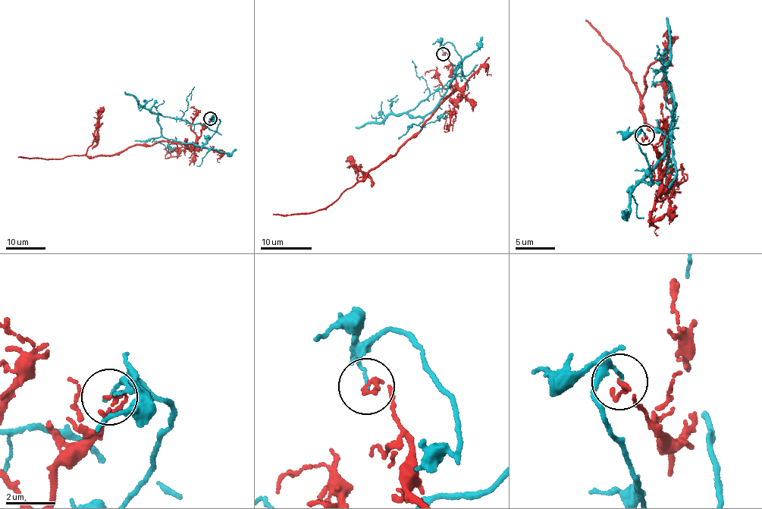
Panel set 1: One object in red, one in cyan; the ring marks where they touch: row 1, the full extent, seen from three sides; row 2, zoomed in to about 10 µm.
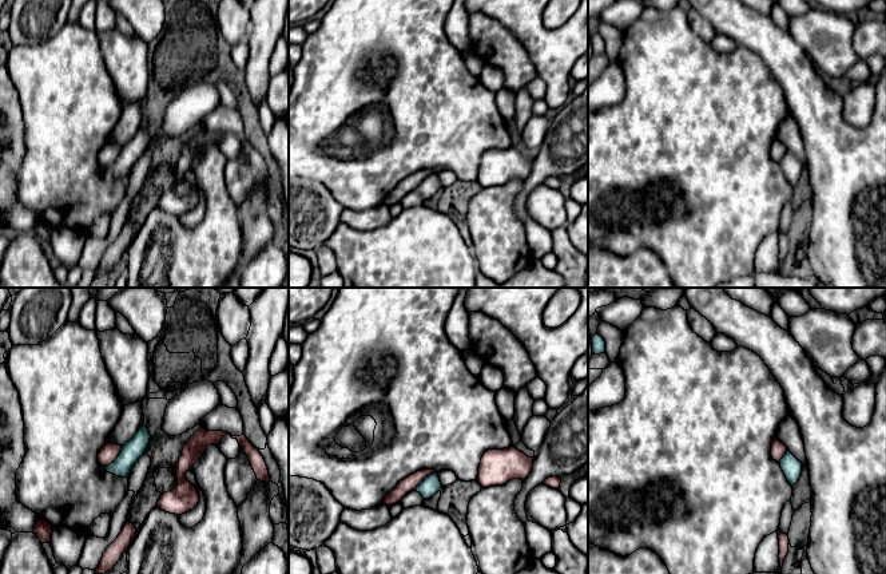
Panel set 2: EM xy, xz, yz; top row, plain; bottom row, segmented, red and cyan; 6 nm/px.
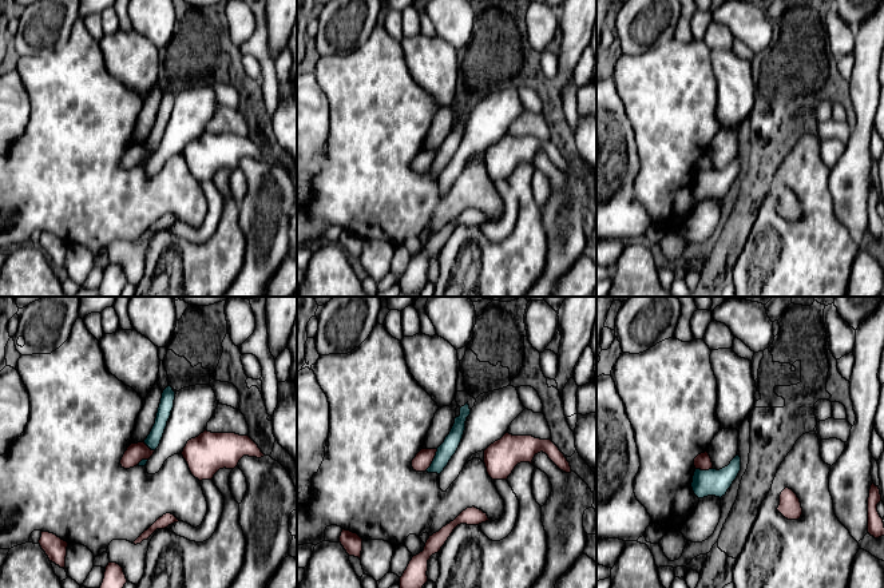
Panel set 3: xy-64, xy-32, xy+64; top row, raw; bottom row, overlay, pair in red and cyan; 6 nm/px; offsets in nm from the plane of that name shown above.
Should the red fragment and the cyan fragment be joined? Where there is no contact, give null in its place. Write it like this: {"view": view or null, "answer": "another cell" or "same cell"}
{"view": "xy", "answer": "another cell"}

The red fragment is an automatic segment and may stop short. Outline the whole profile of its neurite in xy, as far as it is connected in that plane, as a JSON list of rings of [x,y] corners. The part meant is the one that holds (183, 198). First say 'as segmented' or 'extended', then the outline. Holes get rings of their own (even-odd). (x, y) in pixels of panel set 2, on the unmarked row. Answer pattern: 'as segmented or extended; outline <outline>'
as segmented; outline [[[200,128],[187,140],[176,162],[178,185],[174,190],[162,194],[155,207],[170,214],[182,215],[198,205],[199,194],[187,181],[186,173],[191,171],[207,146],[214,145],[218,147],[226,134],[229,132]]]

